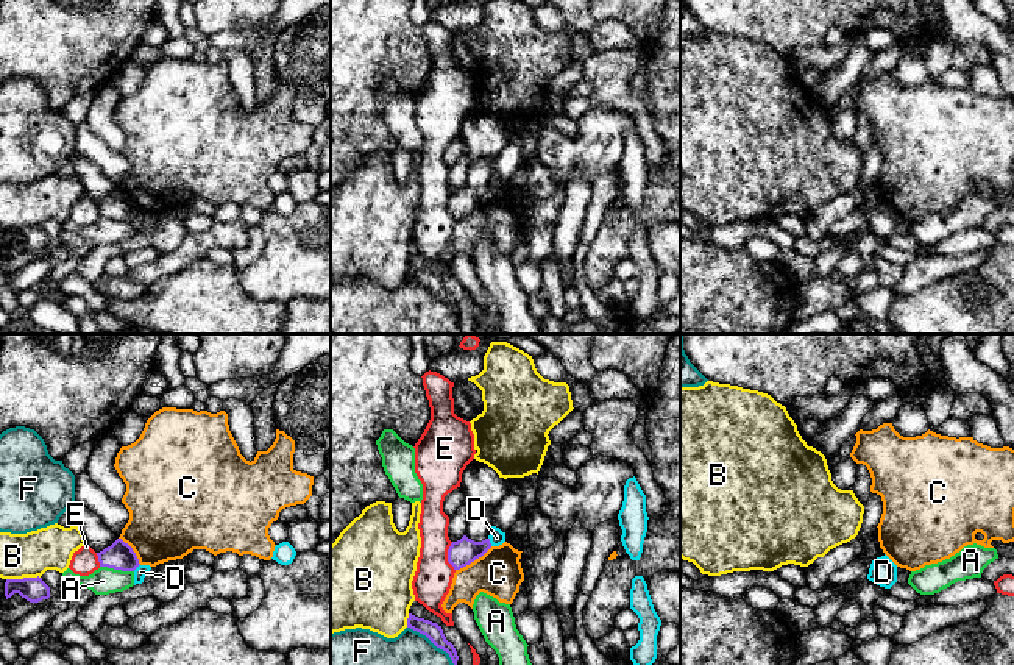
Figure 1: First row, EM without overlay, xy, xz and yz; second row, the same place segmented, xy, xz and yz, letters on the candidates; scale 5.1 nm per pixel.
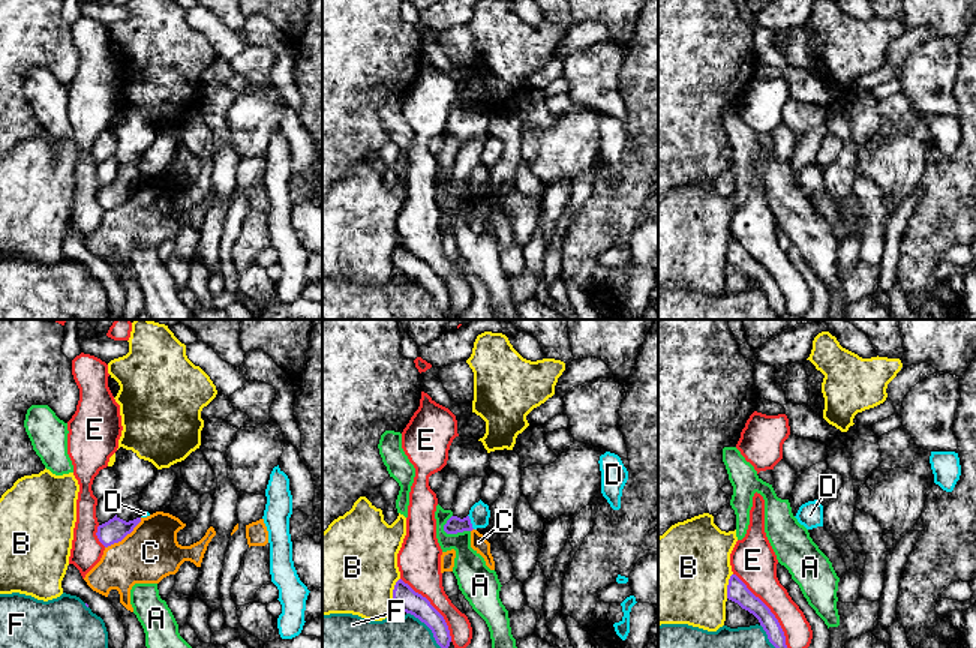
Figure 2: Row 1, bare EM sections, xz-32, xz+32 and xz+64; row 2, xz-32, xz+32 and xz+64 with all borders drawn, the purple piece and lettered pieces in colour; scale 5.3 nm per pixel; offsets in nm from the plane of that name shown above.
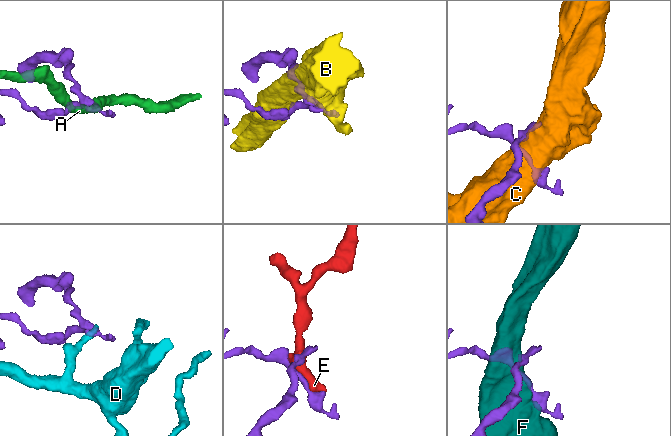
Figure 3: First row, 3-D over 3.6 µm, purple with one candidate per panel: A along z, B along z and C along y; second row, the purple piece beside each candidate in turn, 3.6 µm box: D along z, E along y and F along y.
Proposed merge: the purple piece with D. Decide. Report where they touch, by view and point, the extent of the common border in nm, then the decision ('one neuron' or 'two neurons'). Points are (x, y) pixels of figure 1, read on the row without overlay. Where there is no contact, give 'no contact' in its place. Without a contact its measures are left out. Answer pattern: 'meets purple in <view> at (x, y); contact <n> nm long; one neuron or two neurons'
meets purple in xz at (489, 192); contact 50 nm long; two neurons

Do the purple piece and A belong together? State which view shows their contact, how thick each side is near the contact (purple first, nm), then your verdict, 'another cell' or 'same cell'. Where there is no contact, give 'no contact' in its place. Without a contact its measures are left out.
contact in xy; calibres 140 and 140 nm; another cell

